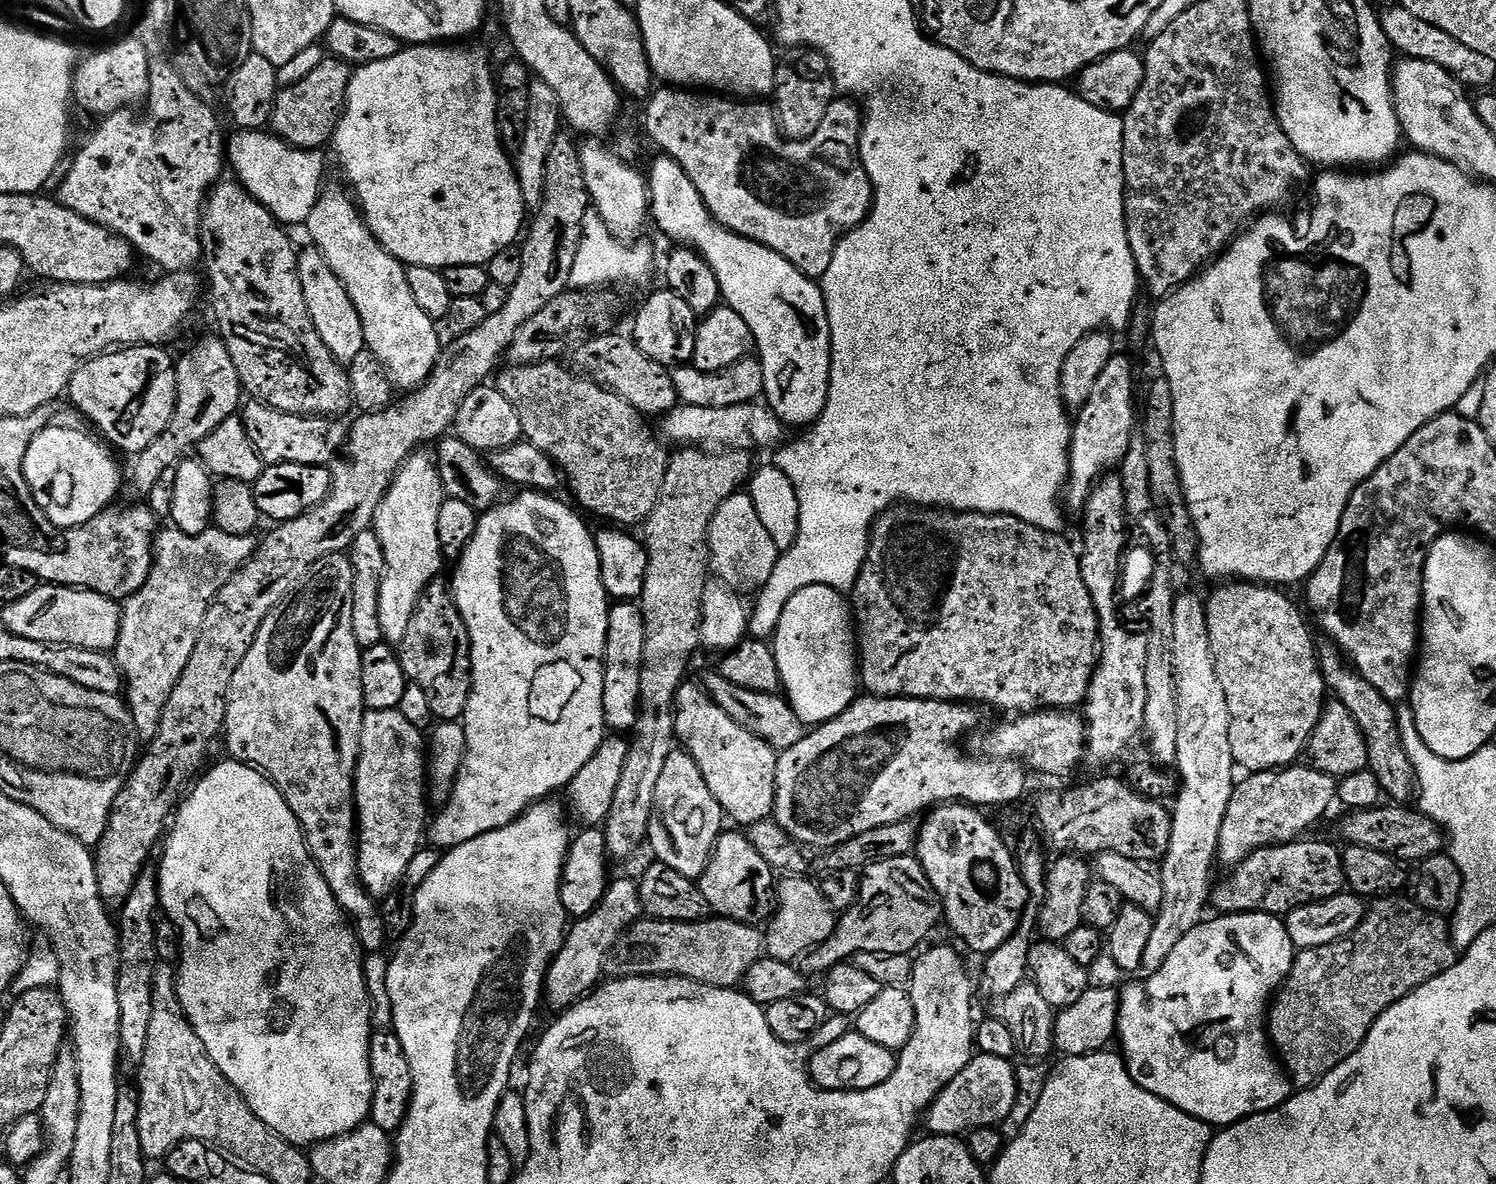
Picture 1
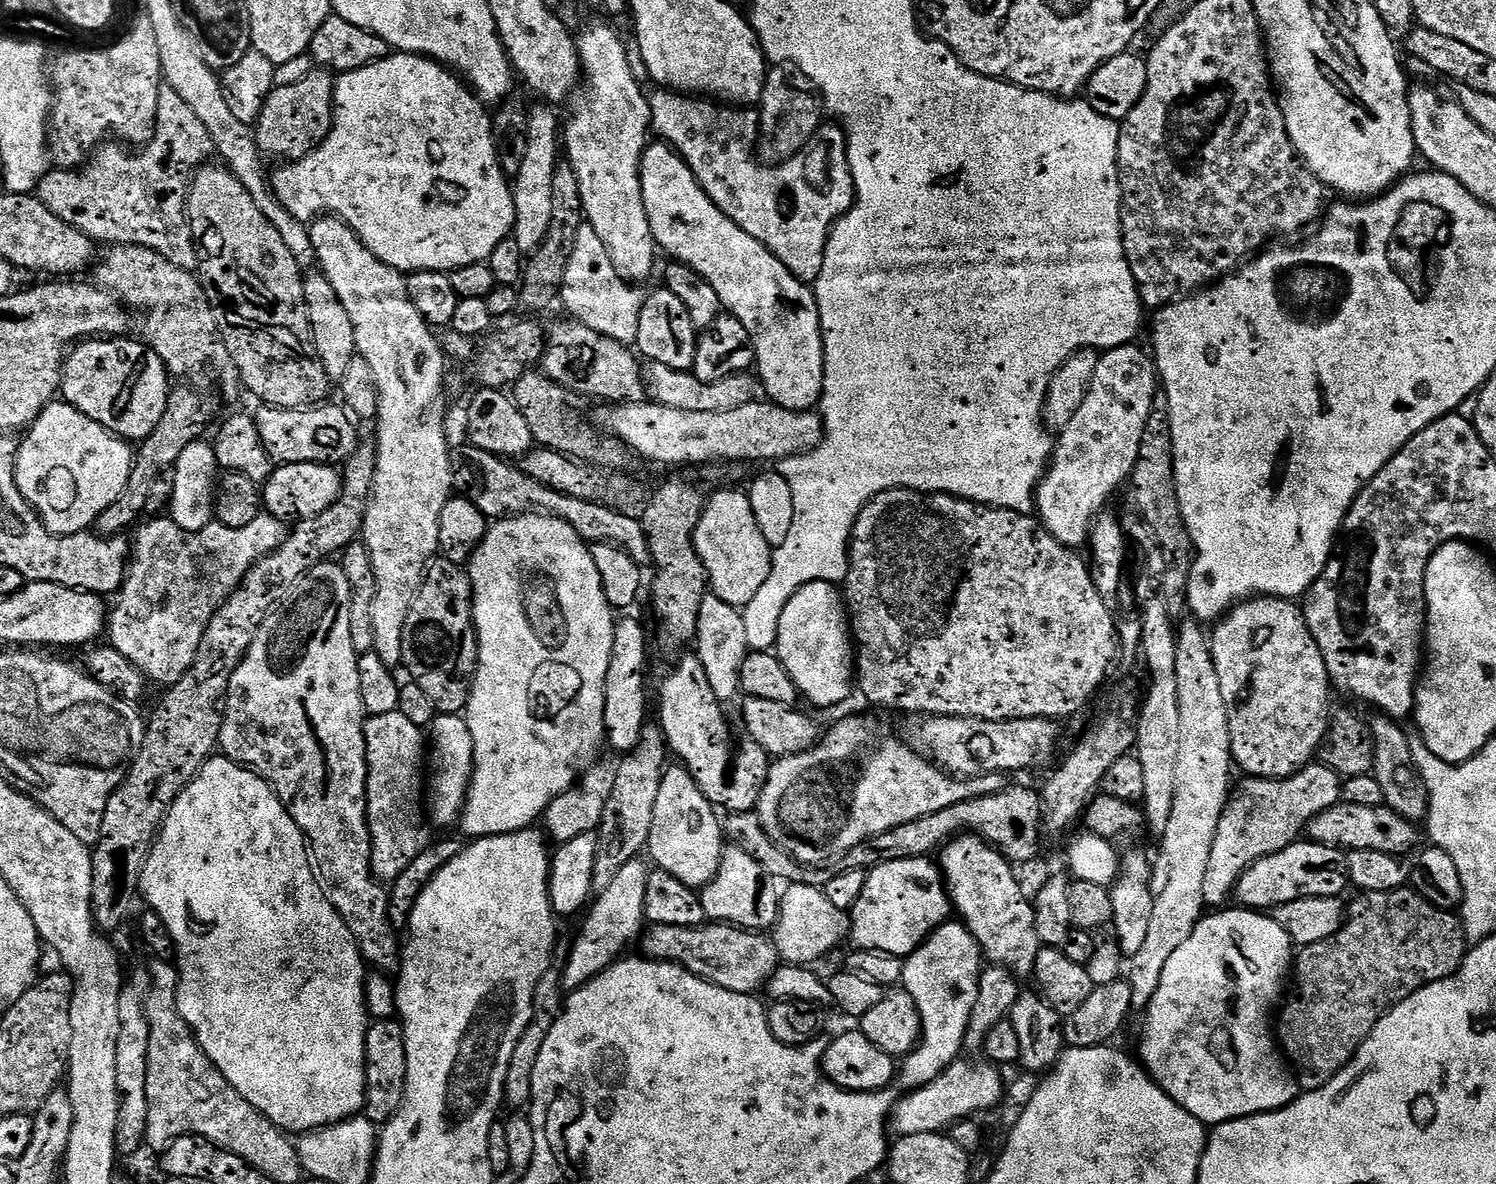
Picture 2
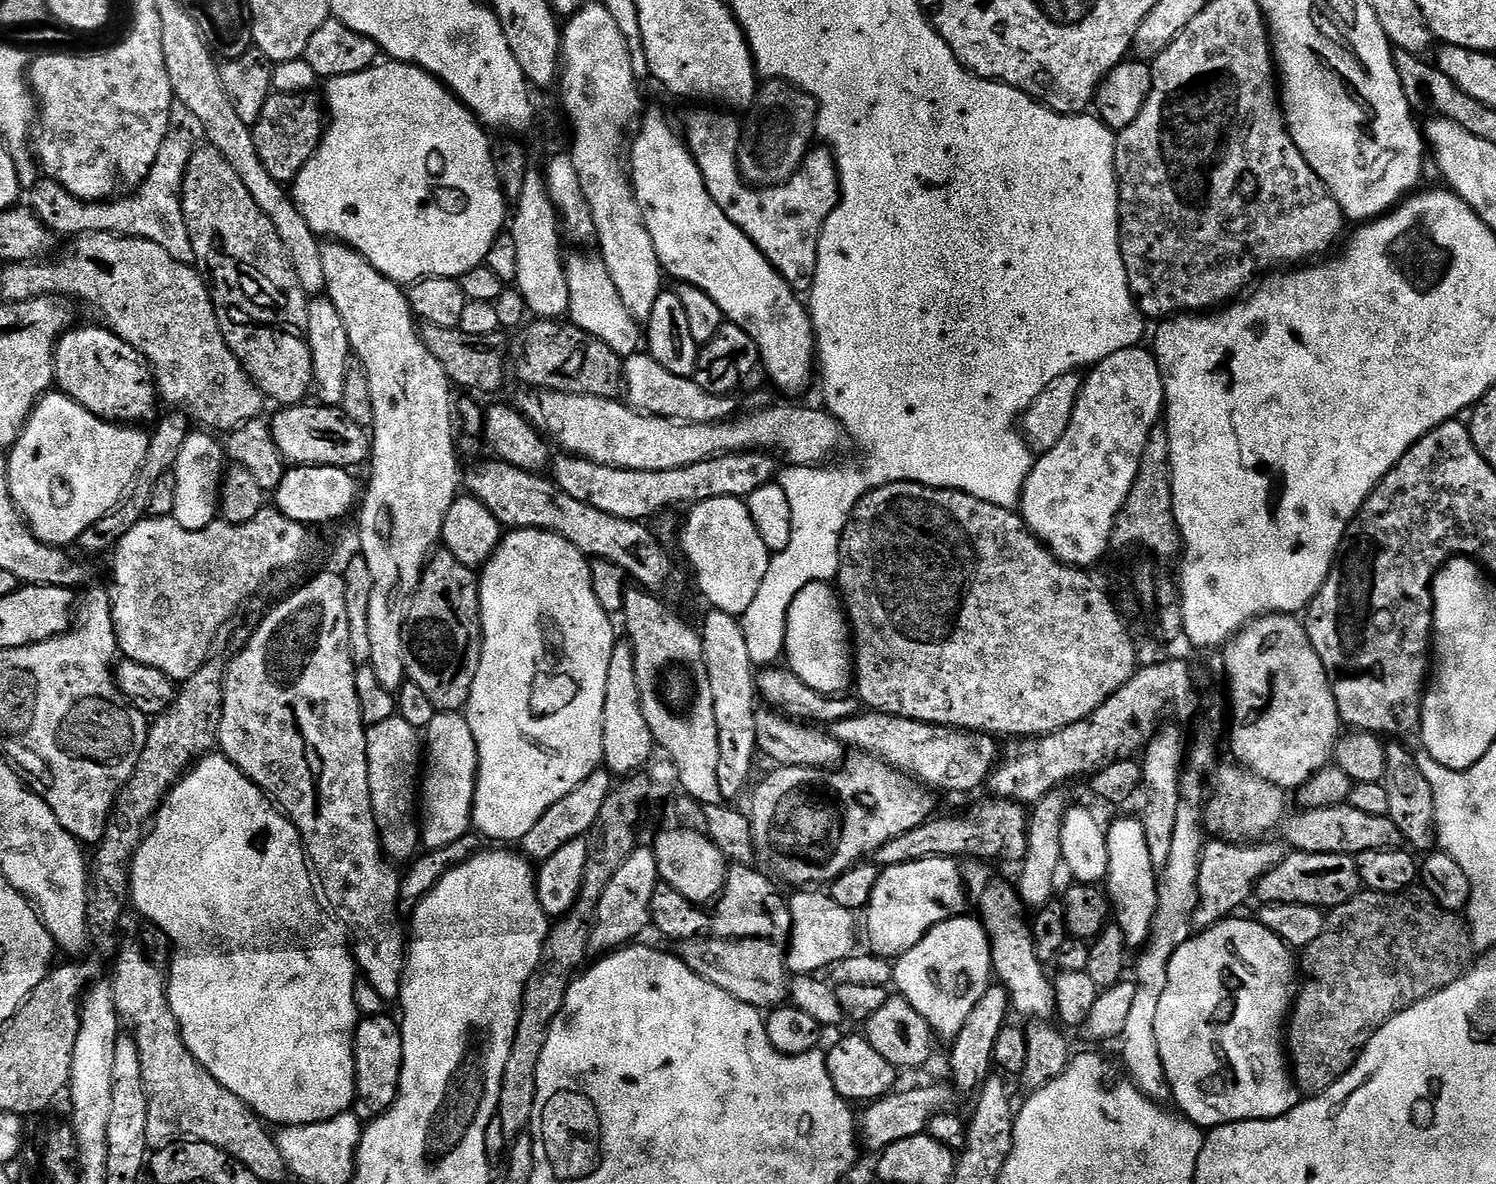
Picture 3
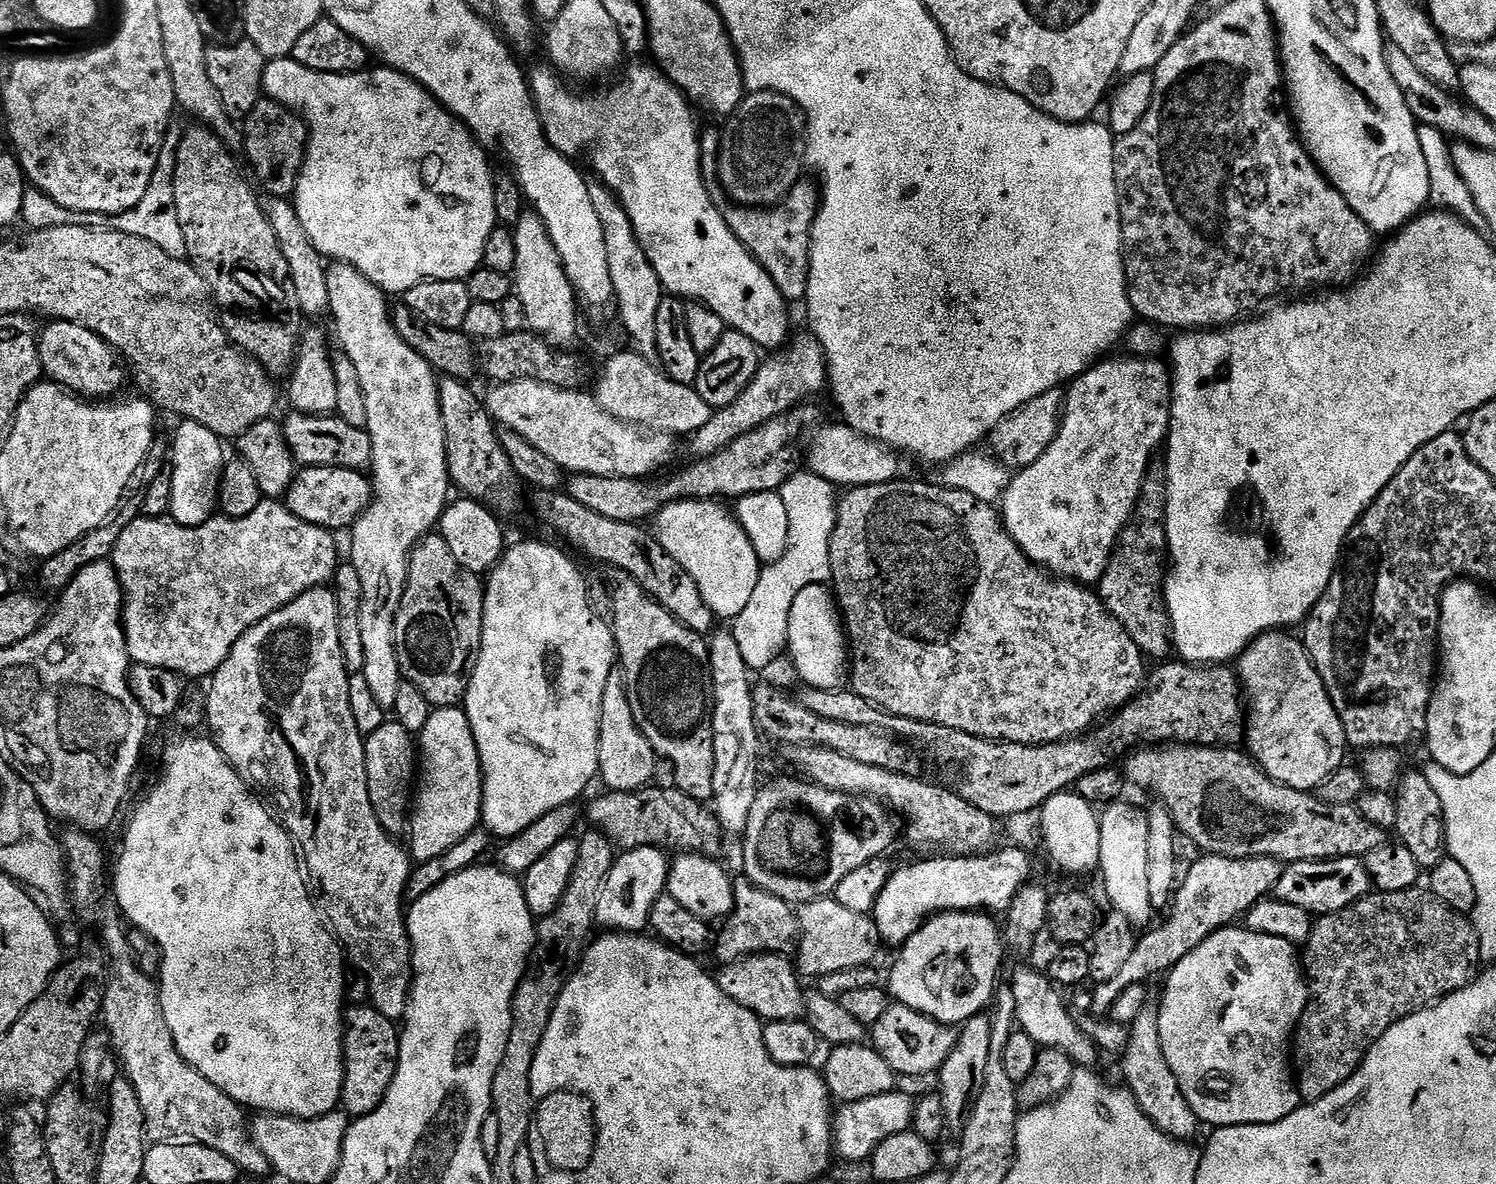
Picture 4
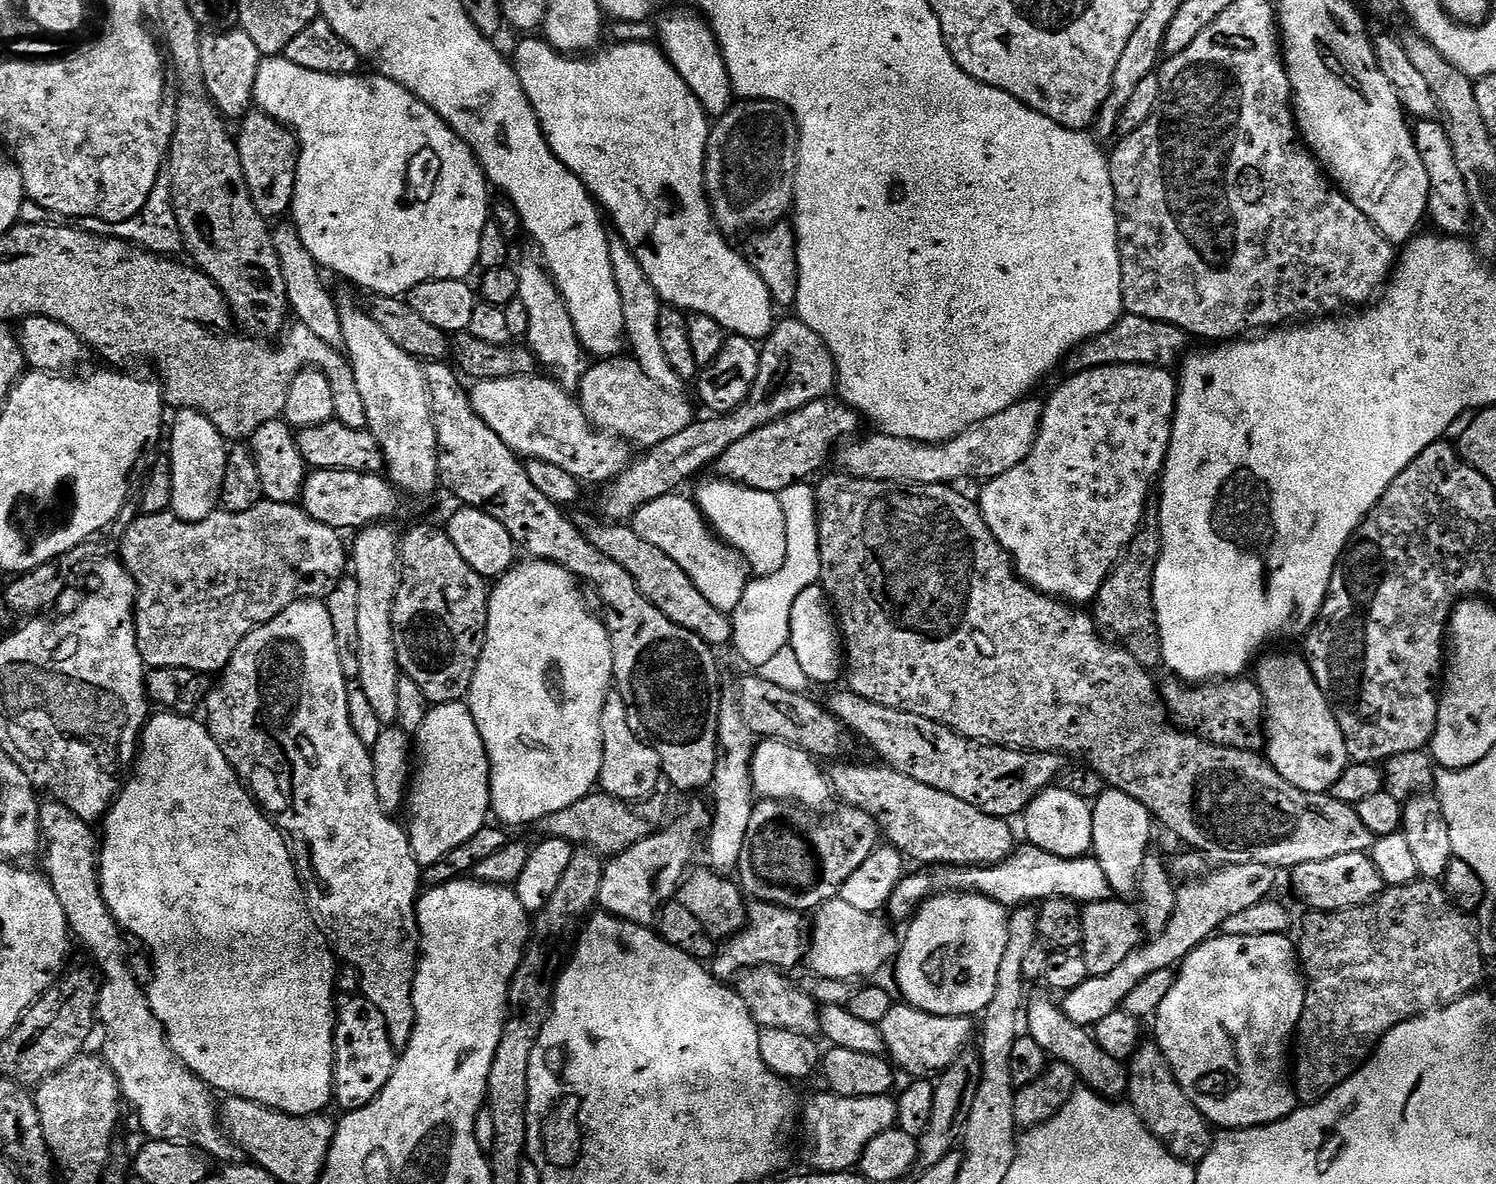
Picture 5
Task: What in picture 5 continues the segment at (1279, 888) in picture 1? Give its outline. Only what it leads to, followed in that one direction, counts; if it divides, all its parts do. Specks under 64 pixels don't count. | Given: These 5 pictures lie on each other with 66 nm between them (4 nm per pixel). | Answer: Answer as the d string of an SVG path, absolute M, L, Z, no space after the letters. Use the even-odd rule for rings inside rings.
M1367 852L1338 854L1338 858L1326 858L1326 862L1306 862L1291 869L1290 876L1297 898L1305 900L1312 912L1341 912L1360 908L1386 891L1382 874Z

